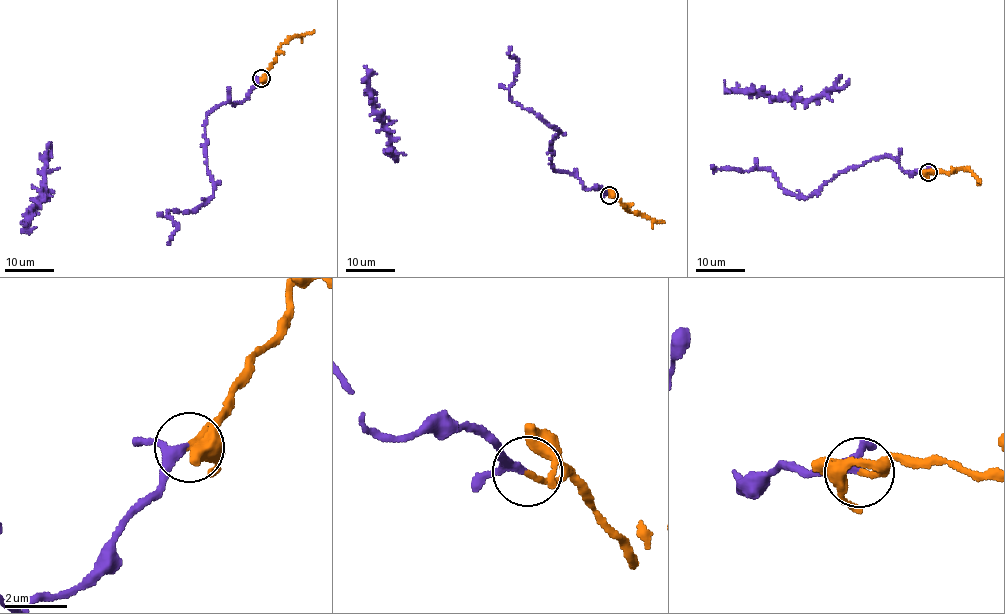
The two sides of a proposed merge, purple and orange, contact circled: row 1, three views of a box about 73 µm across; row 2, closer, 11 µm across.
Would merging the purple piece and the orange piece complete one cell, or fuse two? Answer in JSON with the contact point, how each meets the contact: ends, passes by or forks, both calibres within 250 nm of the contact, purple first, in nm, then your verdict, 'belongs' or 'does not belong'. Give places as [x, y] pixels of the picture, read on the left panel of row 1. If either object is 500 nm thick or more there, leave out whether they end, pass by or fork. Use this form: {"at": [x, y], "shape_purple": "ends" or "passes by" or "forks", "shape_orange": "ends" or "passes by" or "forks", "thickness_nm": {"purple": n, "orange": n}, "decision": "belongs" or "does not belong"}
{"at": [261, 78], "shape_purple": "passes by", "shape_orange": "ends", "thickness_nm": {"purple": 220, "orange": 190}, "decision": "belongs"}

